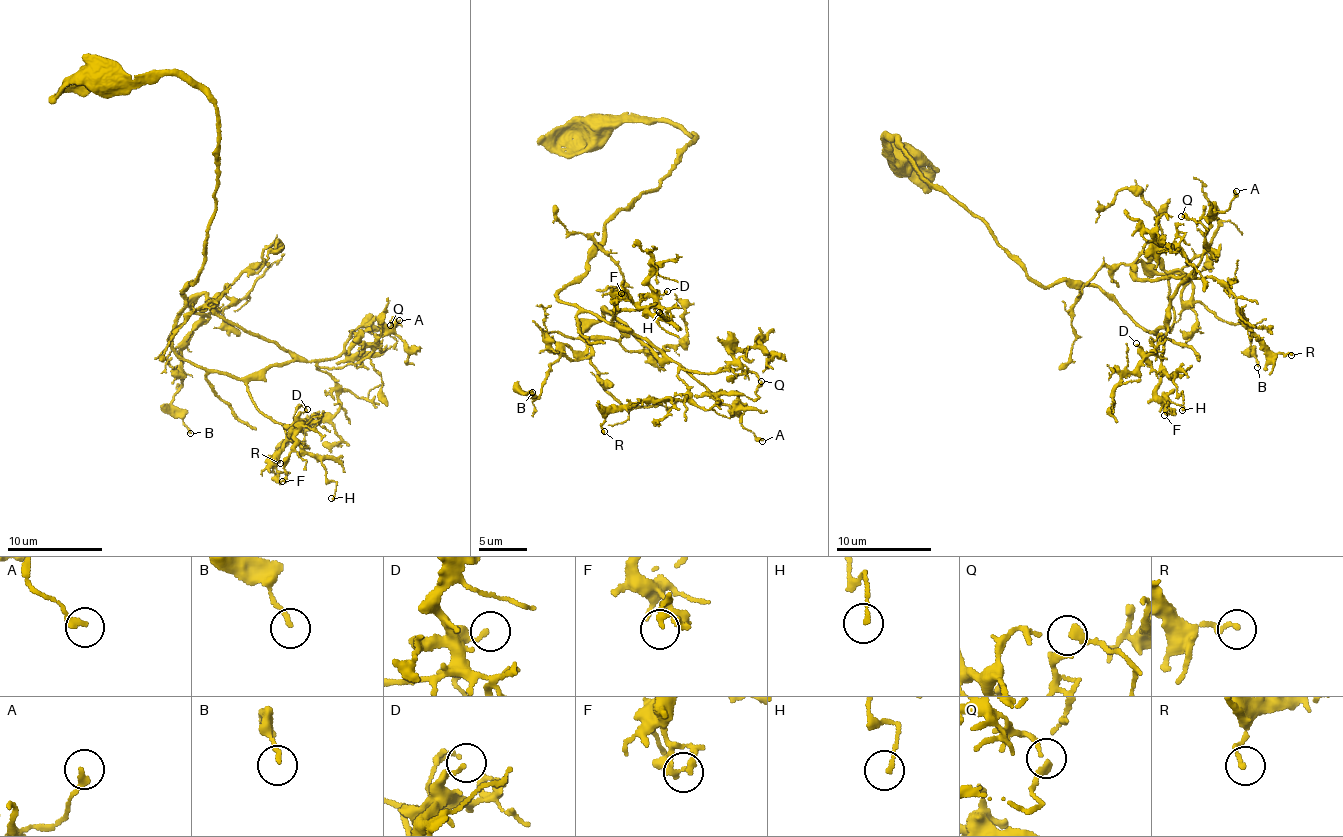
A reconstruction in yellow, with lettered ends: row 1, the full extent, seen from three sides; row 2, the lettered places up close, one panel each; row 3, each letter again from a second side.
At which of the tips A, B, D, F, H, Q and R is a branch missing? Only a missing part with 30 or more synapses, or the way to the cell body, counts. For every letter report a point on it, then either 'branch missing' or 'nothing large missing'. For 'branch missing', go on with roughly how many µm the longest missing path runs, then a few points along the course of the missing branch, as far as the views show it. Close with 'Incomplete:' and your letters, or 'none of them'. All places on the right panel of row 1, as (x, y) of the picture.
A: at (1236, 191); nothing large missing
B: at (1257, 367); nothing large missing
D: at (1136, 343); nothing large missing
F: at (1164, 415); nothing large missing
H: at (1182, 410); nothing large missing
Q: at (1181, 216); nothing large missing
R: at (1291, 355); nothing large missing
Incomplete: none of them

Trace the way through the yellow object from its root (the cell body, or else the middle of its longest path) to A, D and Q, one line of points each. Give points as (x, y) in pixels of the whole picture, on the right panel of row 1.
A: (904, 157), (890, 156), (883, 137), (1030, 278), (1096, 285), (1150, 334), (1236, 191)
D: (904, 157), (890, 156), (883, 137), (1030, 278), (1096, 285), (1148, 333), (1167, 329), (1163, 358), (1136, 343)
Q: (904, 157), (890, 156), (883, 137), (1030, 278), (1096, 285), (1150, 334), (1209, 250), (1205, 229), (1181, 216)

